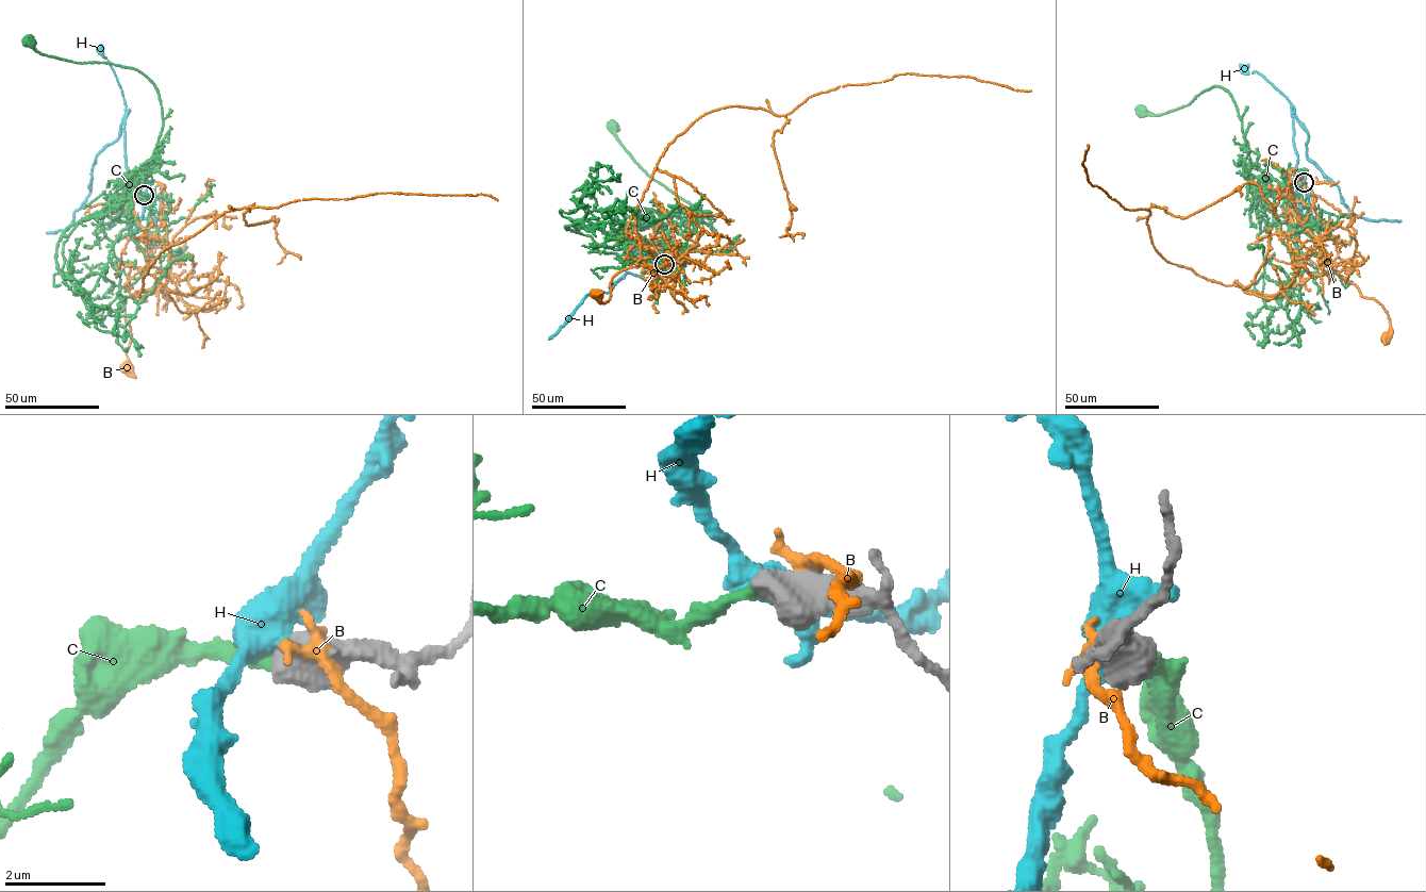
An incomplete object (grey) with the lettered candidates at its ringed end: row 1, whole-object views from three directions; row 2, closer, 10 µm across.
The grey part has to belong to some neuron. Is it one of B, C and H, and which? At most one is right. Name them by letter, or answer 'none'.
C

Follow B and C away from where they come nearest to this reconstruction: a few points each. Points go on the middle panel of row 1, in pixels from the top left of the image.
B: (666, 263), (665, 269), (679, 245), (670, 263), (620, 270), (610, 283), (609, 300), (599, 303), (597, 295)
C: (664, 264), (652, 264), (633, 254), (648, 242), (659, 242), (680, 222), (711, 222), (635, 162), (613, 126)

